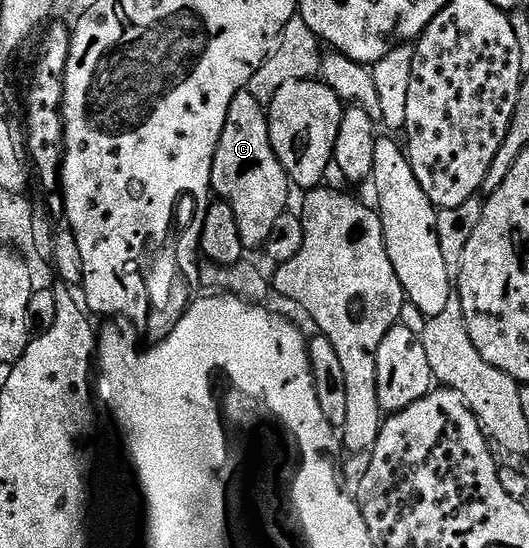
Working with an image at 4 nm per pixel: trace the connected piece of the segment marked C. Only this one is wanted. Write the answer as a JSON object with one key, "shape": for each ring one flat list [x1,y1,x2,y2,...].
{"shape":[[249,90,238,92,231,99,229,114,225,122,225,130,221,134,219,145,213,158,211,182,218,191,220,188,221,191,227,192,225,200,235,212,244,245,248,249,255,248,258,244,259,247,266,245,268,238,271,237,271,232,280,223,278,222,279,215,282,214,283,207,287,204,287,184,289,185,289,177,286,170,281,166,281,162,271,145,269,126,267,125,267,113,264,105,259,104,257,98,253,98,253,94]]}

